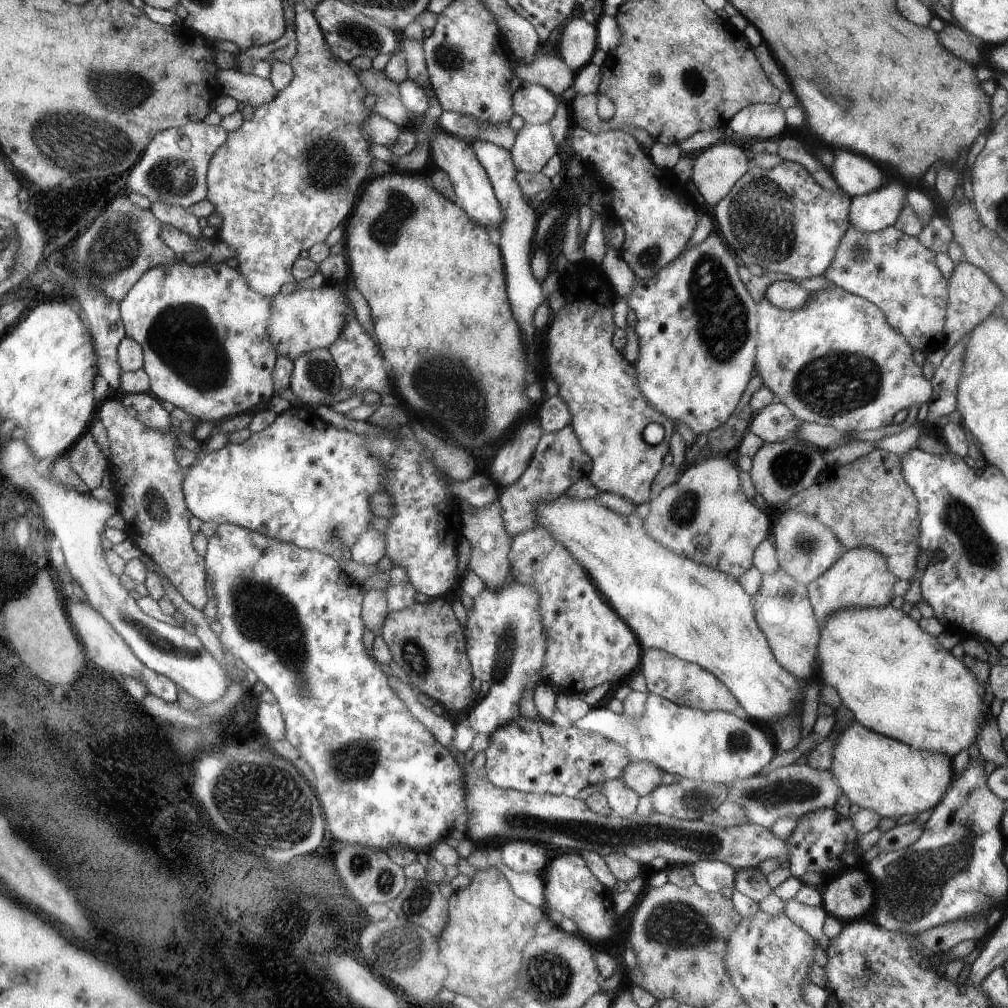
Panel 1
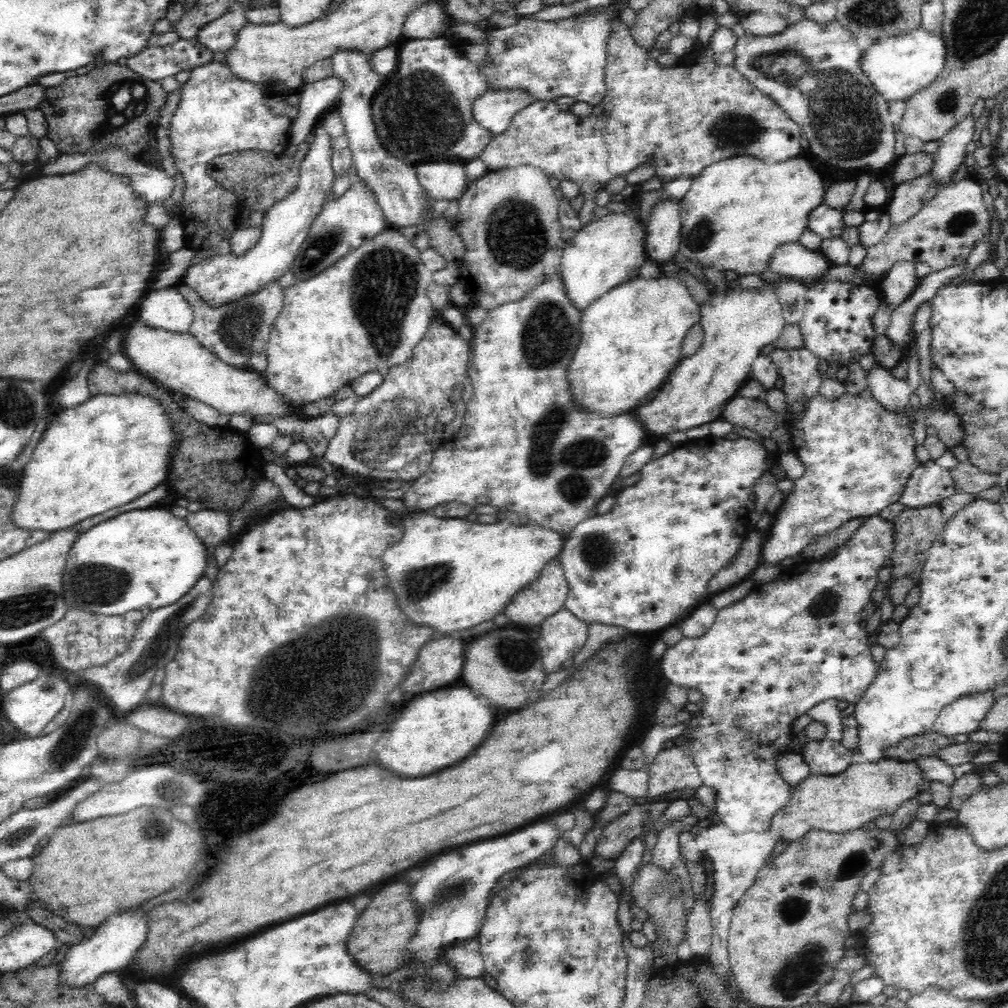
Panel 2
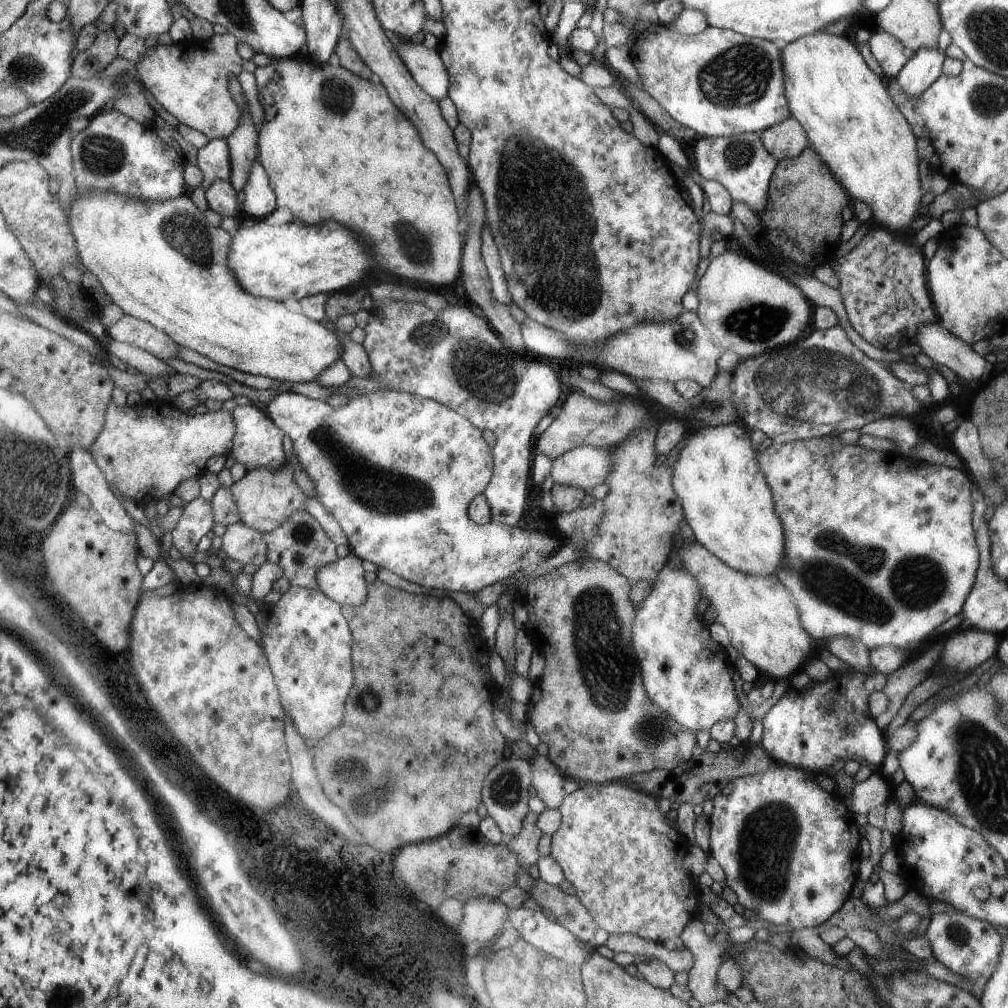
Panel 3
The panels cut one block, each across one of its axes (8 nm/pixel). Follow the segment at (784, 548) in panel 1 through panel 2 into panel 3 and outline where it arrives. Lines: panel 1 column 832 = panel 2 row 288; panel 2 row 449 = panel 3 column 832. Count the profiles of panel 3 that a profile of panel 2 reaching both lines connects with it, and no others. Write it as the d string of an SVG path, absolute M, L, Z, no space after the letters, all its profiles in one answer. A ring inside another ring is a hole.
M827 435L826 438L812 438L812 439L802 439L798 441L790 441L788 443L772 443L768 446L766 450L758 450L757 460L761 464L762 472L766 474L766 482L770 482L770 486L774 486L774 502L778 502L778 514L782 514L782 518L786 518L786 530L790 530L790 558L786 558L786 566L782 566L778 572L776 572L775 577L780 580L786 587L786 590L793 594L794 602L797 603L798 614L801 614L802 626L805 627L805 631L809 635L813 635L815 639L819 641L824 641L826 638L838 638L838 636L848 636L848 638L856 638L860 640L868 650L874 650L880 646L896 646L896 648L908 648L918 646L923 641L929 641L932 636L932 632L944 624L946 620L952 618L952 616L959 614L966 602L974 582L976 582L978 570L978 562L980 560L980 553L978 546L976 546L975 532L972 526L972 488L971 488L971 477L963 470L958 470L956 468L950 468L945 466L936 466L928 464L927 462L920 461L919 459L914 459L913 457L907 457L901 455L898 452L893 452L891 454L885 454L878 451L867 450L861 447L859 444L843 444L840 438L834 435Z

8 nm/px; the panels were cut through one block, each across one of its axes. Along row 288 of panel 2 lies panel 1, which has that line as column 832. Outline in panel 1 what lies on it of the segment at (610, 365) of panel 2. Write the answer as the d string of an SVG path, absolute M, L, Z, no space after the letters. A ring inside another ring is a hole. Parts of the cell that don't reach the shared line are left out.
M884 606L880 608L850 608L850 610L838 610L838 614L834 614L832 618L826 618L824 622L820 622L821 626L821 642L818 649L819 663L819 682L821 685L829 684L838 691L842 704L849 708L854 714L856 722L869 730L876 731L877 734L885 735L888 738L897 739L898 742L908 743L910 747L916 747L918 750L928 750L942 754L953 760L961 751L969 750L970 746L977 743L978 726L984 720L992 720L994 717L990 708L990 704L983 698L985 688L978 684L975 676L969 668L966 668L961 659L956 658L950 651L944 650L936 643L936 638L922 631L919 622L912 620L908 613L904 613L901 609L896 610L892 606Z

